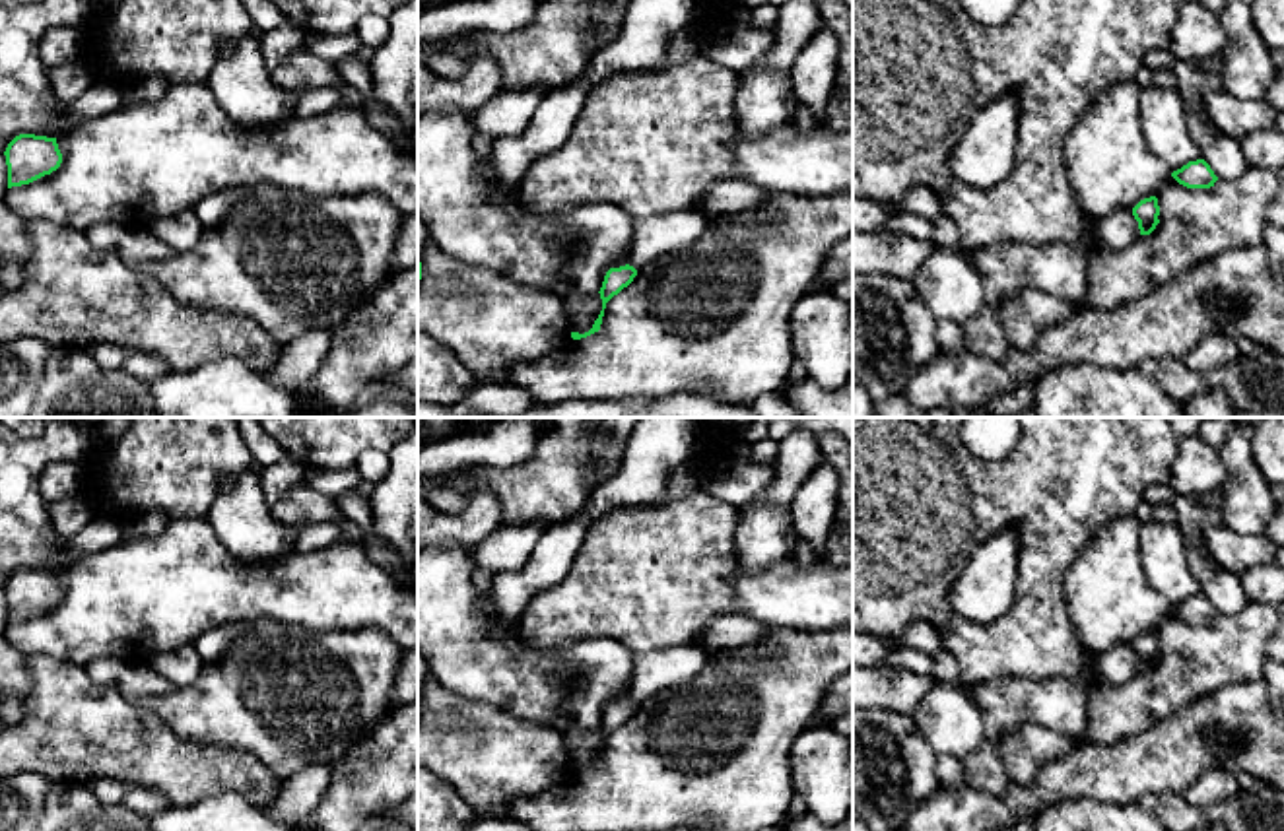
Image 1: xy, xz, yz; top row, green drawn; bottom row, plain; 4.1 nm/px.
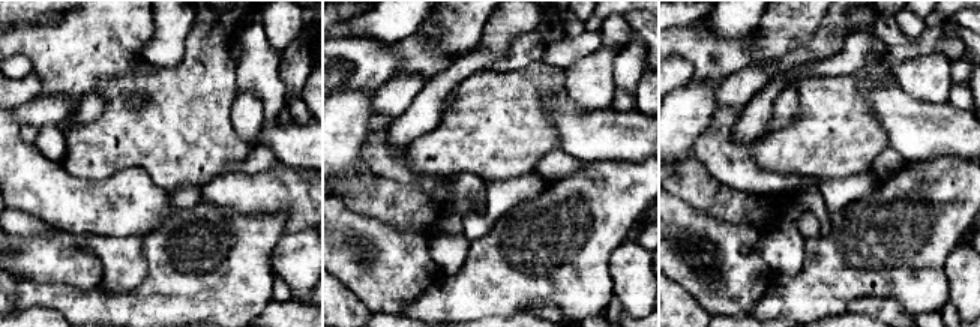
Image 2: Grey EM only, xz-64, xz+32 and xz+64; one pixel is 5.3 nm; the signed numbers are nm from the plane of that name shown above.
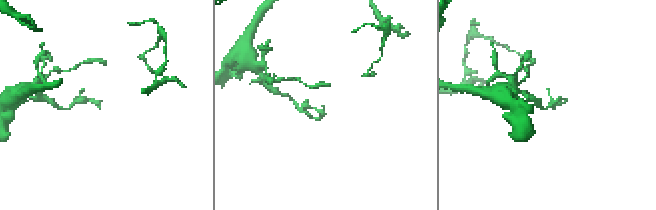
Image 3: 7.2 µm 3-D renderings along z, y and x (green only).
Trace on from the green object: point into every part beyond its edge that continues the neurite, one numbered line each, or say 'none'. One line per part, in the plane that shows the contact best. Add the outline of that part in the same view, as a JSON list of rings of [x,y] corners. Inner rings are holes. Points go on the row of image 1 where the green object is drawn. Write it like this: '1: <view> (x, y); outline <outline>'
1: xz (653, 237); outline [[[674,212],[657,217],[633,219],[633,249],[629,266],[637,272],[659,256],[695,243],[707,229],[701,212]]]

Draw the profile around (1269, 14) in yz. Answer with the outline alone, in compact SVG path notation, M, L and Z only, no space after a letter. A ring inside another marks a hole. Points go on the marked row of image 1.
M1255 0L1253 19L1270 50L1284 50L1284 0Z

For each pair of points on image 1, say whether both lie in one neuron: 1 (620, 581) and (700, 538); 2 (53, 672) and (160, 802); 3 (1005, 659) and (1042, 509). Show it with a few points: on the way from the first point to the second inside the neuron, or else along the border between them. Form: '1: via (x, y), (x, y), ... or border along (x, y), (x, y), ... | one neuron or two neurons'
1: via (640, 581), (655, 581), (680, 556) | one neuron
2: border along (103, 777), (148, 787), (162, 793), (173, 804) | two neurons
3: via (1038, 622), (1042, 610), (1042, 546) | one neuron

